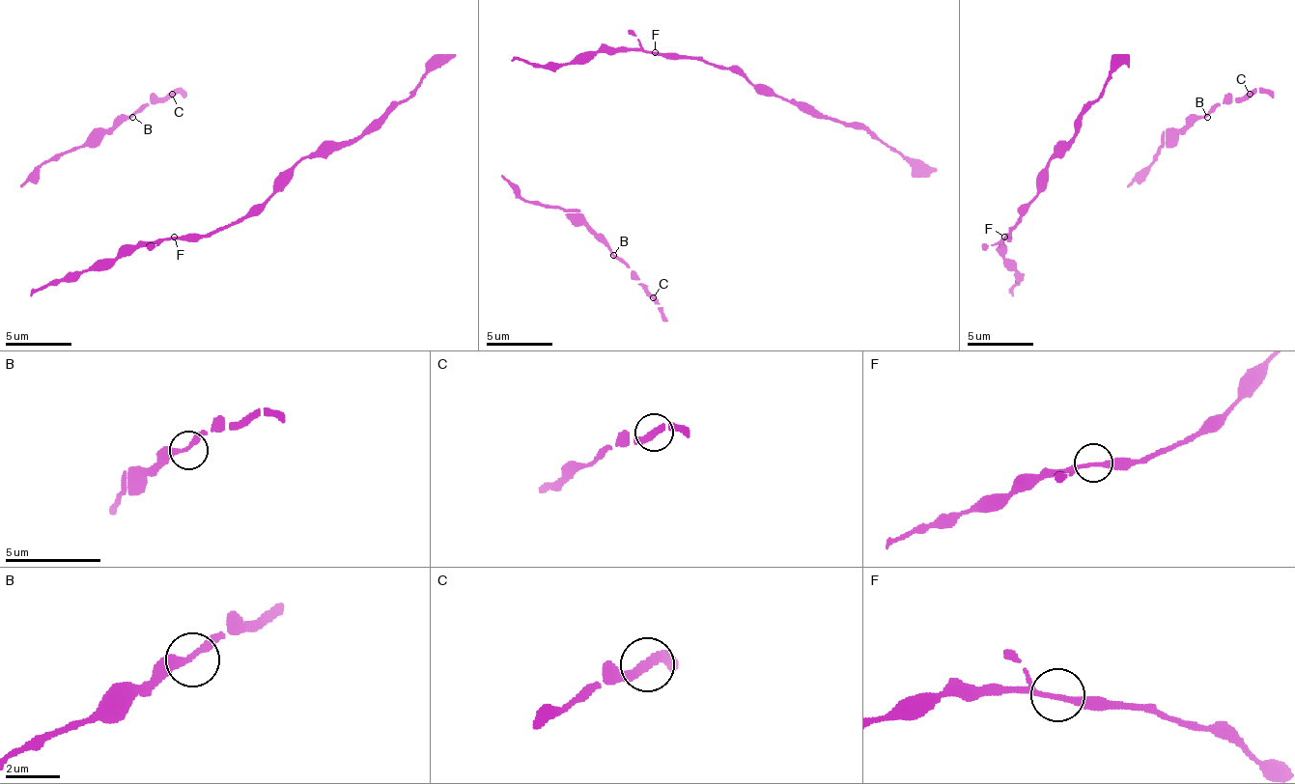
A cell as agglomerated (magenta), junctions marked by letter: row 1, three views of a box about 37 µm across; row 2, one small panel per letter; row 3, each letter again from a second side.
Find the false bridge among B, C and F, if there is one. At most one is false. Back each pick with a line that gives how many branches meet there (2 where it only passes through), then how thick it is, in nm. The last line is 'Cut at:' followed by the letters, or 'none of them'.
Cut at: none of them

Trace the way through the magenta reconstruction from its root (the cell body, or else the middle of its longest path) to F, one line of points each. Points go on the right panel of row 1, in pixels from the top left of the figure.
F: (1008, 263), (1001, 249), (1004, 236)

